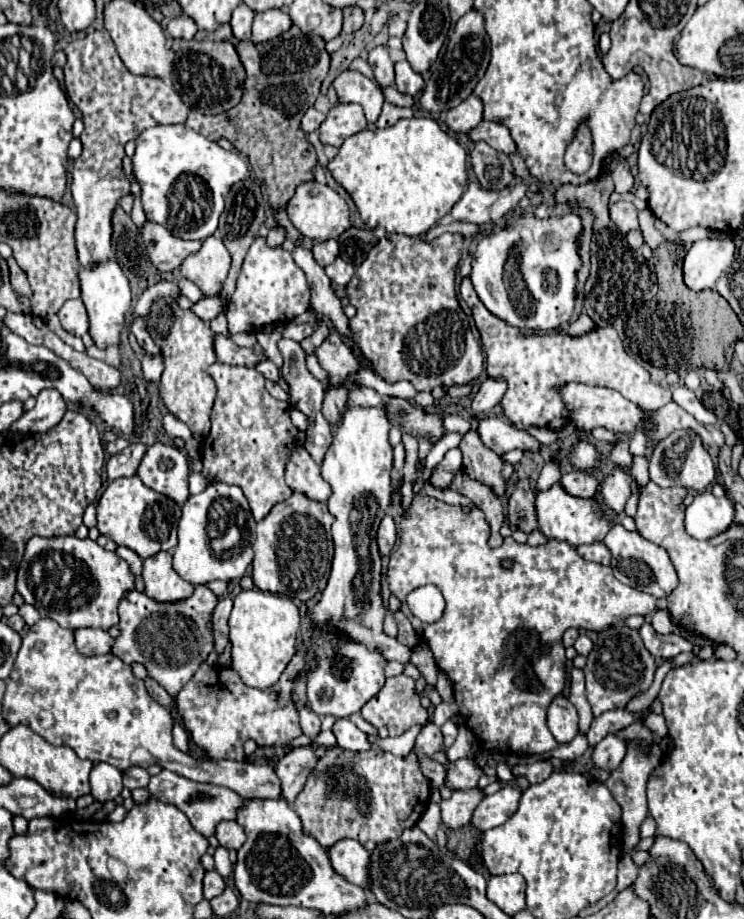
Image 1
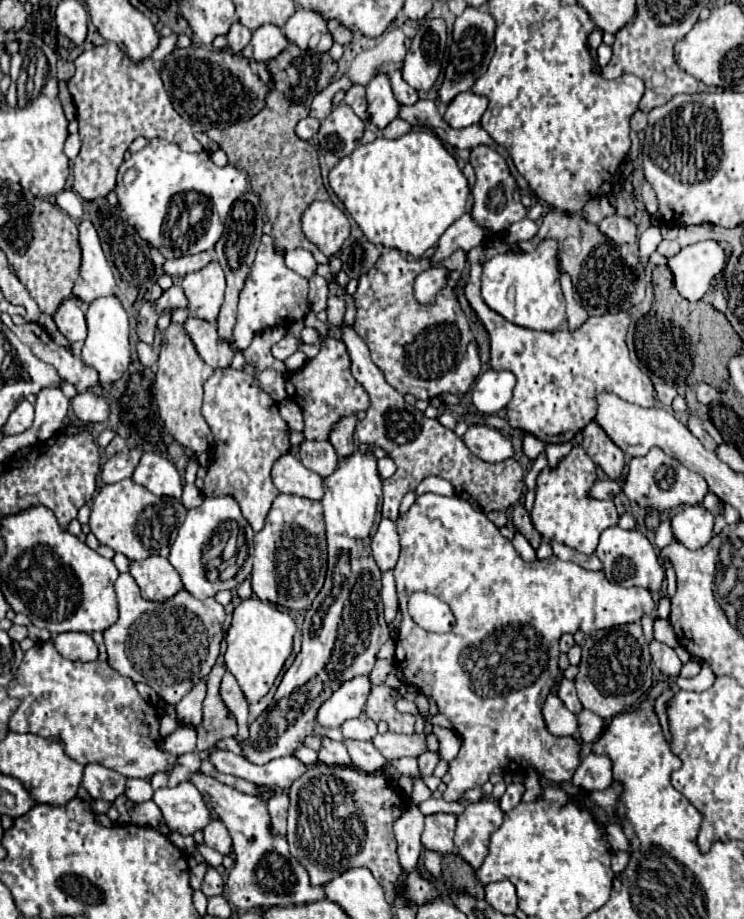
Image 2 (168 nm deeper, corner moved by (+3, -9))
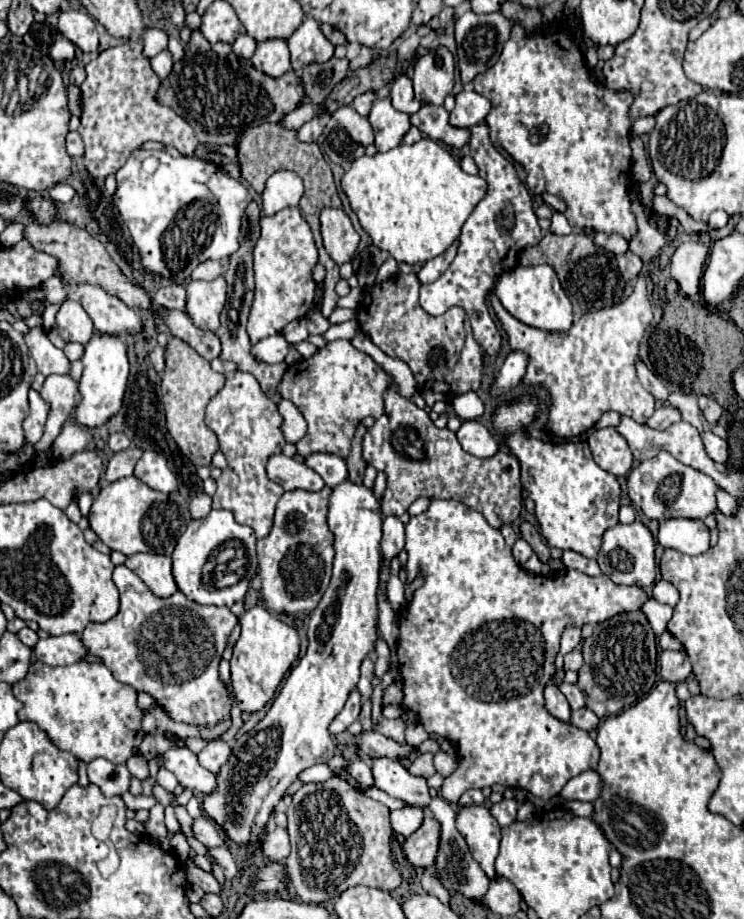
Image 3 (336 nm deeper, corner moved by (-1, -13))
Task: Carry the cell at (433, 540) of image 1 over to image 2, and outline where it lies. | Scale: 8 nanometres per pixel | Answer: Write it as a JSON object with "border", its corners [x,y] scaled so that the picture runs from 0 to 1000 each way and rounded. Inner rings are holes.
{"border":[[[560,540],[550,557],[536,561],[534,577],[539,585],[539,605],[531,616],[531,631],[542,675],[531,692],[531,723],[539,727],[547,744],[585,762],[590,777],[606,783],[609,794],[620,803],[620,816],[603,829],[595,868],[603,873],[620,871],[625,860],[649,855],[660,842],[681,838],[719,838],[746,853],[767,849],[781,831],[781,807],[770,801],[743,801],[727,777],[727,768],[751,731],[751,694],[762,688],[773,690],[781,686],[792,690],[808,683],[859,677],[864,668],[878,668],[880,664],[875,644],[870,640],[821,635],[810,622],[794,622],[746,605],[708,614],[698,607],[690,592],[671,581],[671,575],[617,540]],[[560,642],[579,644],[606,659],[614,672],[606,688],[582,690],[555,677],[547,666],[547,653]]]}

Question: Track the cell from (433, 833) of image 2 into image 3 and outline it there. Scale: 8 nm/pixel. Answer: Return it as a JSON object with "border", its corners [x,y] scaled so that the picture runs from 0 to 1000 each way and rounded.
{"border":[[[571,886],[571,894],[560,905],[555,905],[544,914],[542,925],[555,942],[579,945],[585,940],[585,929],[590,925],[590,894]]]}

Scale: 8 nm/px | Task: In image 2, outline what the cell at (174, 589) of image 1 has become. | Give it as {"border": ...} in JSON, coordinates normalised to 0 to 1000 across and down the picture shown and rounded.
{"border":[[[200,605],[195,609],[179,609],[173,625],[184,631],[192,651],[219,655],[246,642],[246,633],[230,612],[219,605]]]}

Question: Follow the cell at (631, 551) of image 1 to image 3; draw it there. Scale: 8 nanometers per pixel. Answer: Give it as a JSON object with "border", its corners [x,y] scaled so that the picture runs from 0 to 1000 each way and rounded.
{"border":[[[862,568],[851,570],[829,570],[810,581],[810,594],[805,598],[802,612],[808,622],[816,625],[827,635],[875,640],[883,631],[883,614],[880,614],[880,588],[870,572]]]}

